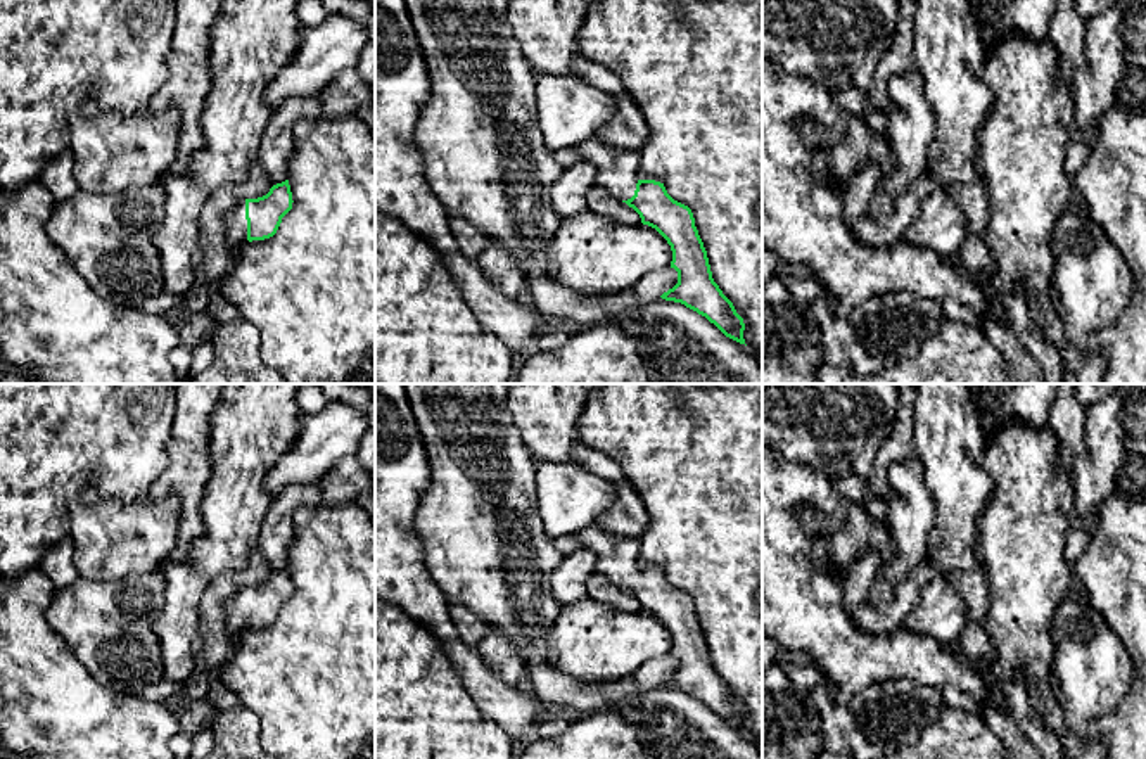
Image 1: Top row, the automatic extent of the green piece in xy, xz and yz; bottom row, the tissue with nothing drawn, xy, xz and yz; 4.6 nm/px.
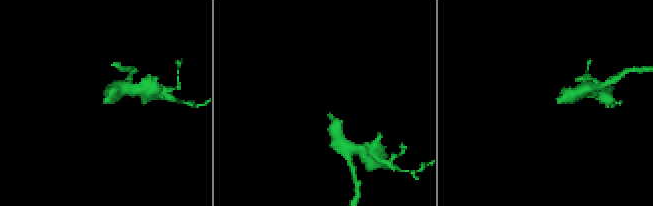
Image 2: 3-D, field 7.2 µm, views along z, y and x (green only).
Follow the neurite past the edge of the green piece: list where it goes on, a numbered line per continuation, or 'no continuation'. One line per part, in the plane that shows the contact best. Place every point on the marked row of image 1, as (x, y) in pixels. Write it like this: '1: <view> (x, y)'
1: xy (235, 225)

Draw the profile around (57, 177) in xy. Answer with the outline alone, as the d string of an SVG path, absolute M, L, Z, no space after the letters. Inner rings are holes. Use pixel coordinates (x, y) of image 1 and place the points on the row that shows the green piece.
M69 150L55 156L41 171L40 183L50 192L55 202L62 202L80 192L73 175L73 156Z

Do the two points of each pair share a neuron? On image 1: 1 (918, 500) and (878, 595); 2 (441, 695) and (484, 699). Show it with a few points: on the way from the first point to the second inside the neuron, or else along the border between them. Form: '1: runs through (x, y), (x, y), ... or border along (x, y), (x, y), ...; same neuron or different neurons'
1: runs through (910, 524), (908, 550), (892, 571); same neuron
2: border along (452, 661), (469, 697), (500, 725); different neurons

